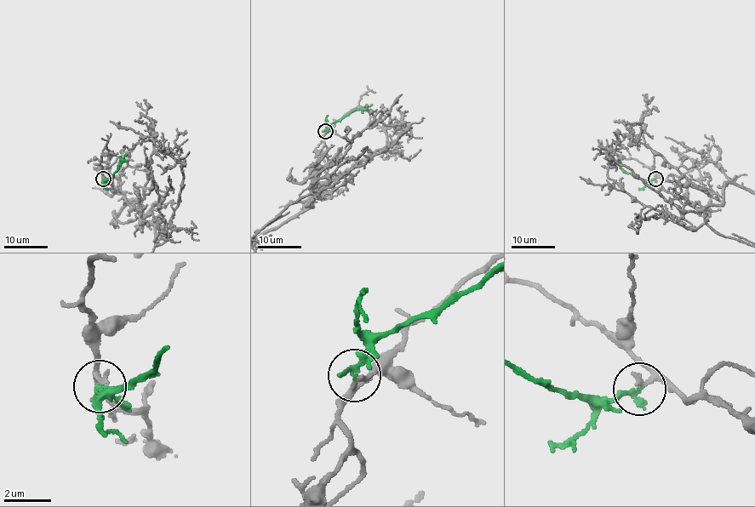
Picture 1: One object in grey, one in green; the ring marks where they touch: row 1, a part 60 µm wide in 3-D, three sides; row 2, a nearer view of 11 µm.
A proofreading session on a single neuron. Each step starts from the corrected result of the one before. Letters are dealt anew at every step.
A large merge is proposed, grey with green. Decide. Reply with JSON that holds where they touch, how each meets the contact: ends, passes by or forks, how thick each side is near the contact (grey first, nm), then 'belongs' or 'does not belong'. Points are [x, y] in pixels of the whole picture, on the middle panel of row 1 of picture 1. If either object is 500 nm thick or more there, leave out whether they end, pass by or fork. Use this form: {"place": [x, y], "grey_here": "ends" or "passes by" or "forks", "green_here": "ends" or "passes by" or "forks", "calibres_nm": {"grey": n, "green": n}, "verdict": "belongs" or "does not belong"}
{"place": [325, 131], "grey_here": "passes by", "green_here": "ends", "calibres_nm": {"grey": 200, "green": 240}, "verdict": "does not belong"}

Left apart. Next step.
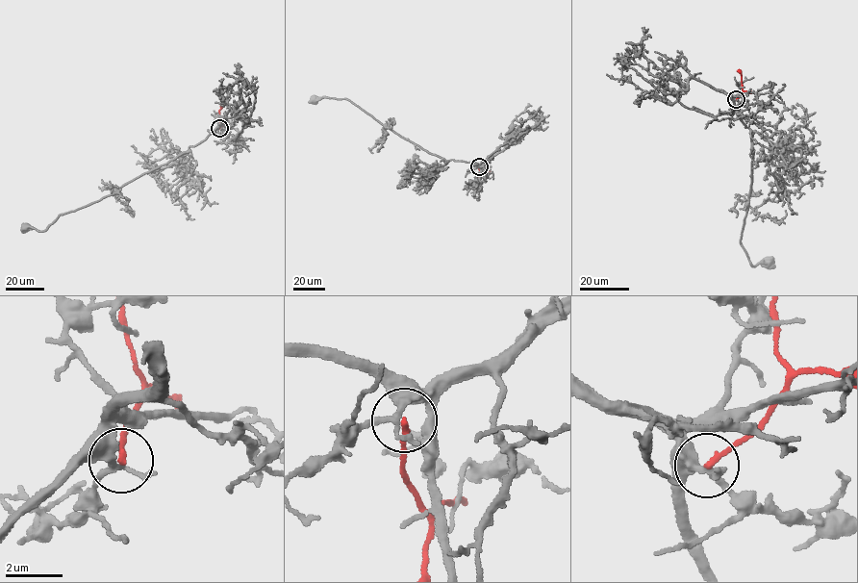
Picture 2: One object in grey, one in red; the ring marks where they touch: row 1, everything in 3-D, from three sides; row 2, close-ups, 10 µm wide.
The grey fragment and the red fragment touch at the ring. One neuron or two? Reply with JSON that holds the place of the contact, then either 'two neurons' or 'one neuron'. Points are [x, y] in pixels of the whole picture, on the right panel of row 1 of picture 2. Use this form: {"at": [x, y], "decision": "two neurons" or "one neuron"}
{"at": [736, 99], "decision": "two neurons"}

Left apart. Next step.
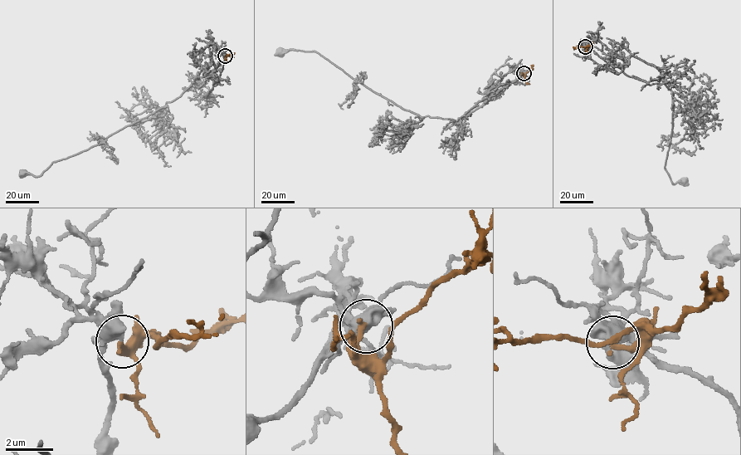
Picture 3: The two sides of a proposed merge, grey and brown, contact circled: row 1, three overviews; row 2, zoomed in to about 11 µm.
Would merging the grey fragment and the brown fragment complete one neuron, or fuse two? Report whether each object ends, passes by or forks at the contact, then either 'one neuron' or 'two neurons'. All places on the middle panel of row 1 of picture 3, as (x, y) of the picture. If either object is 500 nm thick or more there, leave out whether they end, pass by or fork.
grey passes by; brown ends; one neuron

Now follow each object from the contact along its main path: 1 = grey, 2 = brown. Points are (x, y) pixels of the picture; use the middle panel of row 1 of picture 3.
1: (524, 73), (489, 97), (487, 103), (456, 121), (418, 116), (405, 110), (318, 53), (294, 49), (281, 52)
2: (524, 73), (525, 75), (533, 65)

